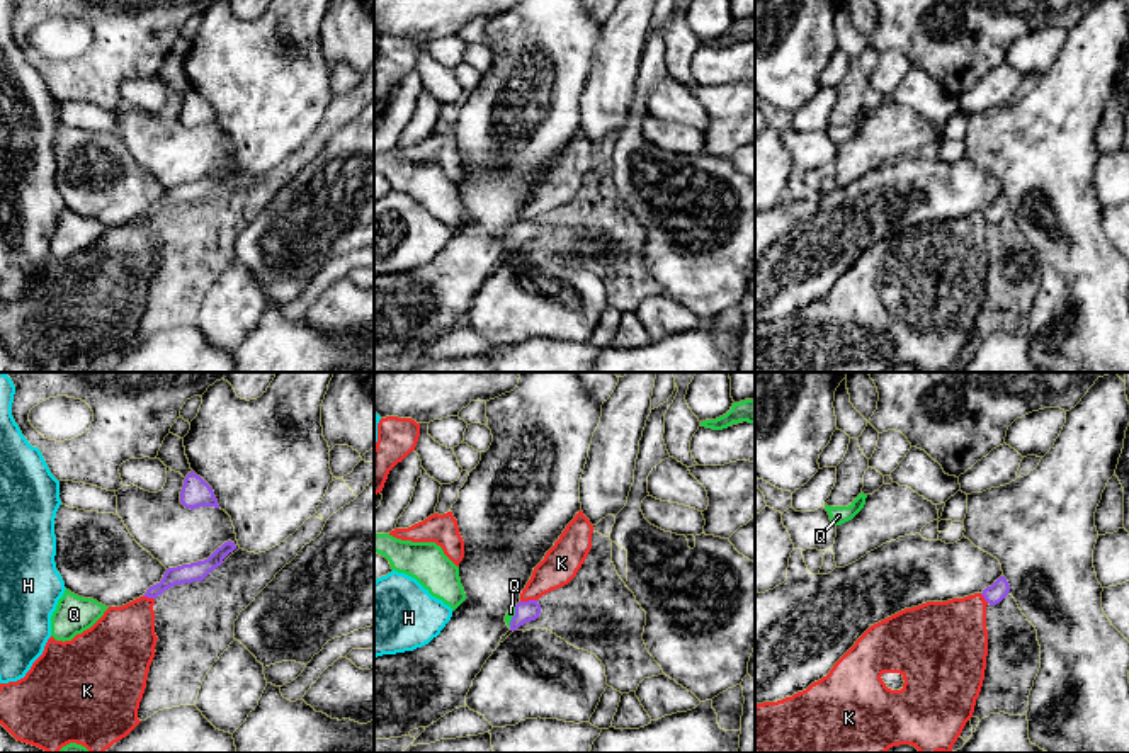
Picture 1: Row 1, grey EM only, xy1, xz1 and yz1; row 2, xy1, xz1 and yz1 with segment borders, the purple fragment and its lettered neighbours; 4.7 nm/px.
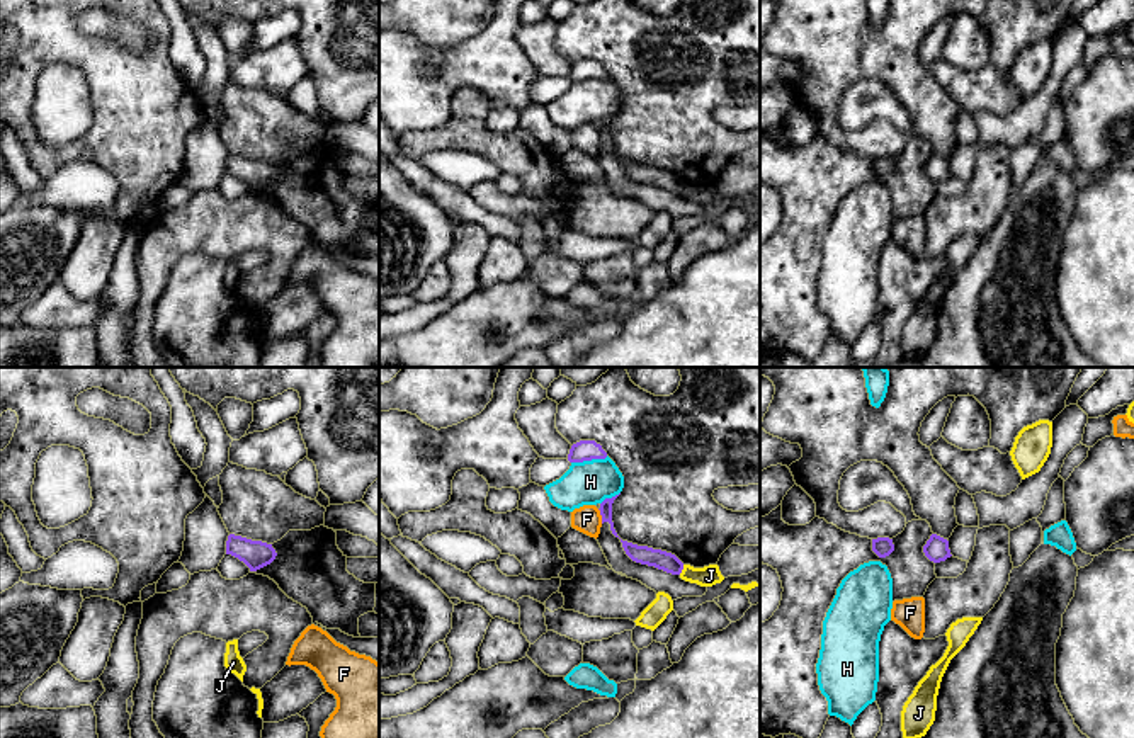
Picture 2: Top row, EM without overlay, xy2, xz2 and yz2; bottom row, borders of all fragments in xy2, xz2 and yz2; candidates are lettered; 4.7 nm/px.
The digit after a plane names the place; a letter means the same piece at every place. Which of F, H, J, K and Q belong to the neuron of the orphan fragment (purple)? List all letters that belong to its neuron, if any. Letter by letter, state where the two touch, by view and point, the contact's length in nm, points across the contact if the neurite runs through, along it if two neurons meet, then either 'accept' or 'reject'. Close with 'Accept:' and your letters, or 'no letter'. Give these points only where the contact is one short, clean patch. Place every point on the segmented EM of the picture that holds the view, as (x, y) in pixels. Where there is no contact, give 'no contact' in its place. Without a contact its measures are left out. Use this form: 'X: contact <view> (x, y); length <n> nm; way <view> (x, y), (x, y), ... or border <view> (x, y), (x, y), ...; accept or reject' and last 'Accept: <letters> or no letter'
F: contact xz2 (601, 514); length 80 nm; border xz2 (597, 509), (602, 522); reject
H: contact xz2 (589, 459); length 180 nm; border xz2 (607, 456), (572, 463); reject
J: contact xz2 (682, 568); length 50 nm; reject
K: contact xz1 (529, 600); length 80 nm; border xz1 (536, 599), (521, 602); reject
Q: contact xz1 (512, 617); length 100 nm; way xz1 (529, 611), (512, 617), (510, 612); accept
Accept: Q

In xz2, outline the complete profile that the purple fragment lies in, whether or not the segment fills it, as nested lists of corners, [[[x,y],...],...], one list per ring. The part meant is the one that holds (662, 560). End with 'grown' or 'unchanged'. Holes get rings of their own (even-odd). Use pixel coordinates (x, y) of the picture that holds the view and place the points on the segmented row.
[[[622,539],[621,542],[626,554],[636,563],[655,566],[672,575],[680,575],[683,570],[683,563],[672,553],[648,546],[638,546]]]; unchanged

